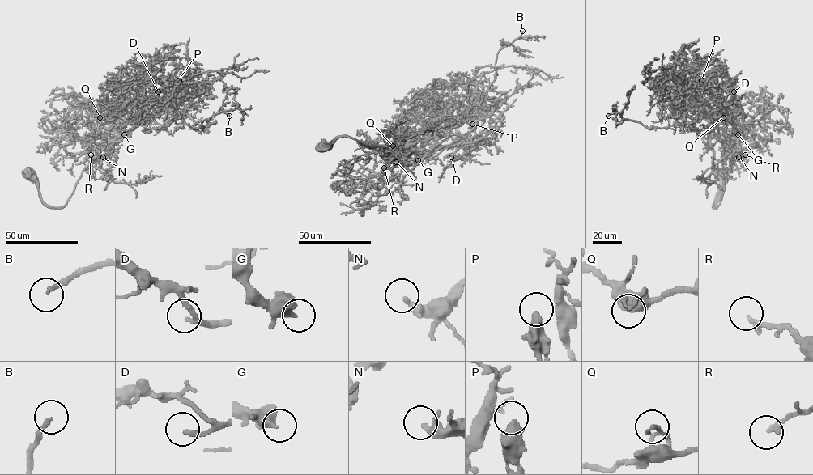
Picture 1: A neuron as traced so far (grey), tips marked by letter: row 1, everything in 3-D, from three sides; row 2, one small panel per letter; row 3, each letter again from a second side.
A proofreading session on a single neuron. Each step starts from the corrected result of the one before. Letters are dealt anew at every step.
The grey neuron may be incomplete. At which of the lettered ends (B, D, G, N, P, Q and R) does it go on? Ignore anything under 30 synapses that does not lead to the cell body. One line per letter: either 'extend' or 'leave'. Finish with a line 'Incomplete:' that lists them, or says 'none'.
B: extend
D: extend
G: leave
N: leave
P: extend
Q: leave
R: leave
Incomplete: B, D, P

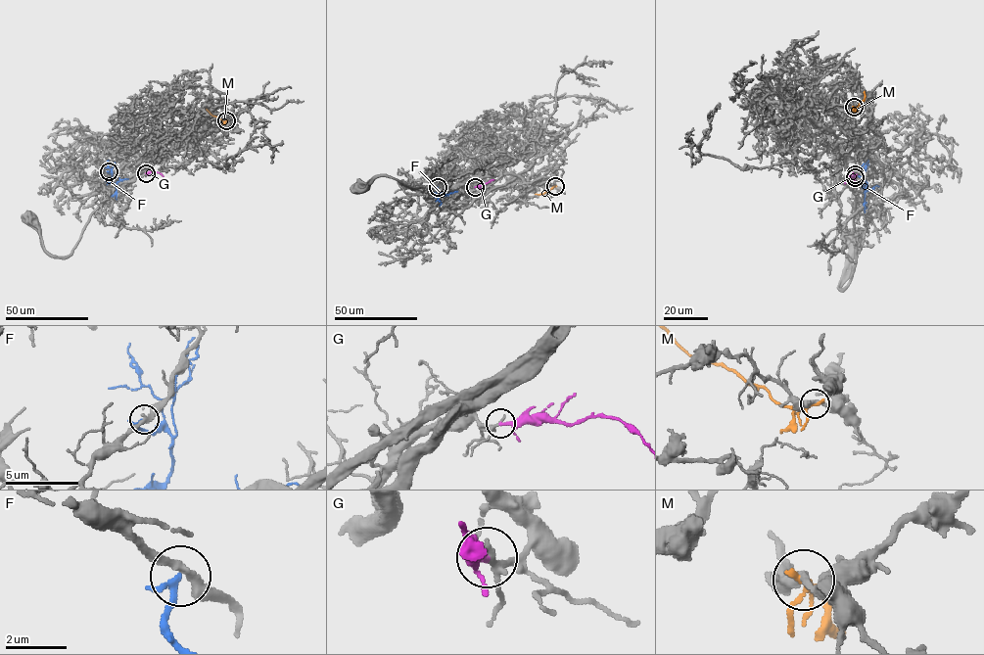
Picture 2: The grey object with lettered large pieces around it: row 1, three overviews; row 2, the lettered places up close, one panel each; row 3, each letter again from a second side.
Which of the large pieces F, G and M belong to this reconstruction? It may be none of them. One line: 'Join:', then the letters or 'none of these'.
Join: G

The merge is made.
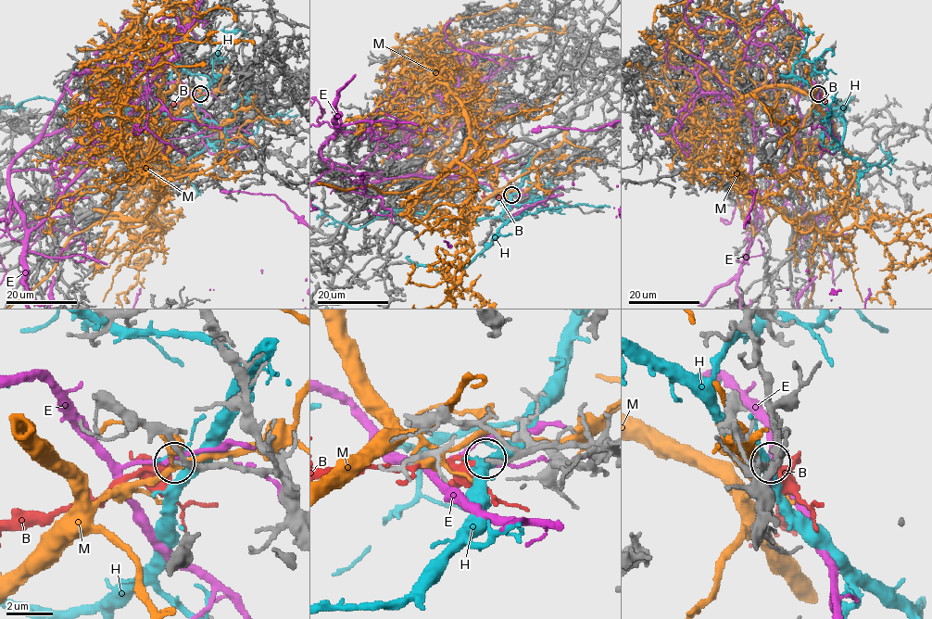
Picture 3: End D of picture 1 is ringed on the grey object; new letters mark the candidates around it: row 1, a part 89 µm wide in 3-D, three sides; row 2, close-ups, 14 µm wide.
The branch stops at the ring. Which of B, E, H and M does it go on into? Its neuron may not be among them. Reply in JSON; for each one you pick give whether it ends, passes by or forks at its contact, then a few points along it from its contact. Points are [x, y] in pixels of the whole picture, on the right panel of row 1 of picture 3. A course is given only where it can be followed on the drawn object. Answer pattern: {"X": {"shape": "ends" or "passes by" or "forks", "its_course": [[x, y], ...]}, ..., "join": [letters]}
{"B": {"shape": "ends", "its_course": [[819, 94], [820, 102], [815, 107]]}, "join": ["B"]}

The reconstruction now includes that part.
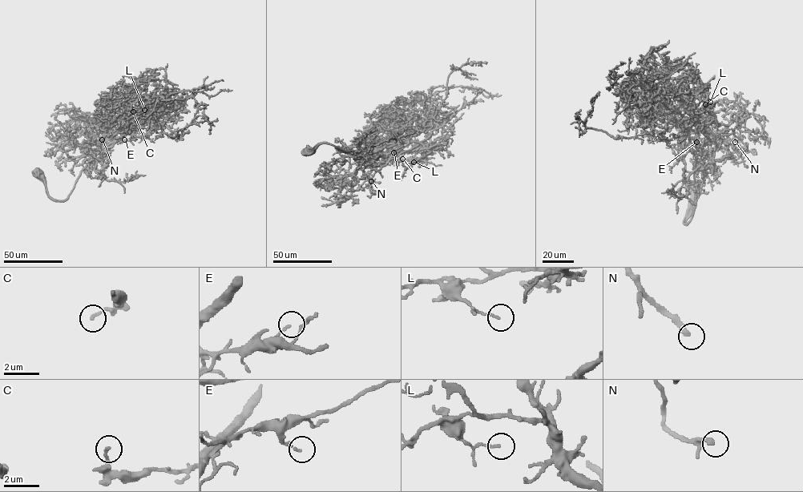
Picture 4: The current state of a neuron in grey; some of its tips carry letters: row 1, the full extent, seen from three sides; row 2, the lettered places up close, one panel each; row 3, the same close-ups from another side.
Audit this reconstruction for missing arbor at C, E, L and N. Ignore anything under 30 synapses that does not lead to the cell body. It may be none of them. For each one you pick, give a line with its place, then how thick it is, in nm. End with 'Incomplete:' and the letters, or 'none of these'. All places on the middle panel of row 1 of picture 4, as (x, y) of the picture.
N: (371, 181) | 260 nm
Incomplete: N

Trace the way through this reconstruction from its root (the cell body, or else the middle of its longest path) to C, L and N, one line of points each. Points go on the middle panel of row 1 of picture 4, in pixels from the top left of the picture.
C: (307, 151), (320, 143), (328, 143), (345, 151), (371, 151), (413, 142), (426, 149), (418, 159), (402, 159)
L: (307, 151), (320, 143), (347, 151), (371, 151), (417, 142), (426, 151), (422, 157), (411, 159), (413, 162)
N: (307, 151), (320, 143), (345, 151), (373, 150), (367, 156), (366, 167), (381, 167), (367, 179), (371, 181)

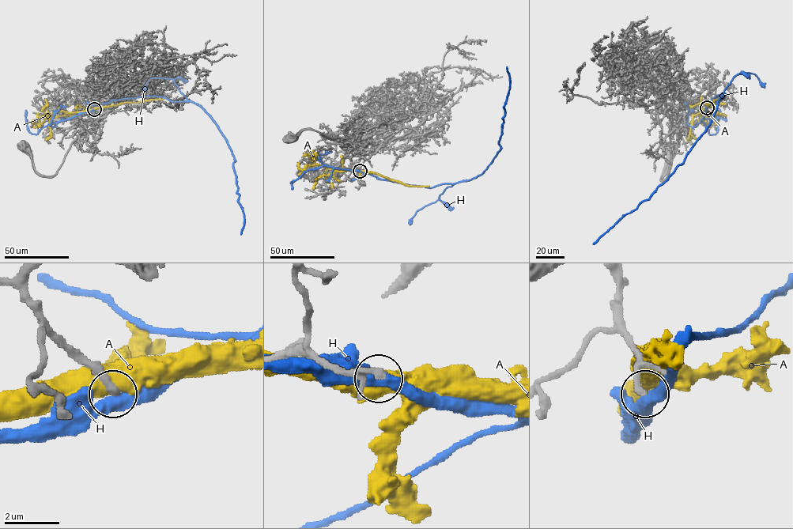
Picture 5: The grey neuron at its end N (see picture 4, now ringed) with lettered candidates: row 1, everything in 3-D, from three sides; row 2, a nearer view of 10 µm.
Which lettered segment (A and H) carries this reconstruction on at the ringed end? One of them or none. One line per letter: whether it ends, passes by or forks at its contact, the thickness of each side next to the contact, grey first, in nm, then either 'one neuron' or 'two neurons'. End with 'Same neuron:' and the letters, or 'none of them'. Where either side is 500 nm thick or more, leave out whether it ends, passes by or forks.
A: 280 nm thick on the grey side, 600 nm on the other; two neurons
H: it passes by; 280 nm thick on the grey side, 460 nm on the other; two neurons
Same neuron: none of them

